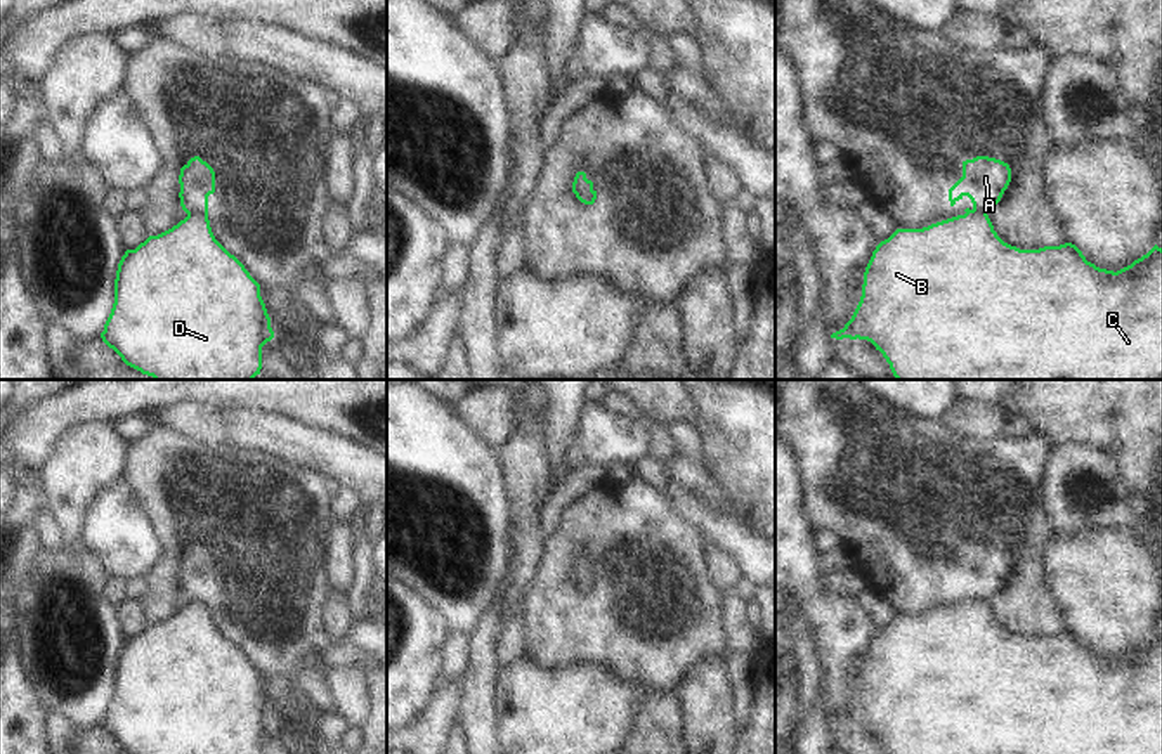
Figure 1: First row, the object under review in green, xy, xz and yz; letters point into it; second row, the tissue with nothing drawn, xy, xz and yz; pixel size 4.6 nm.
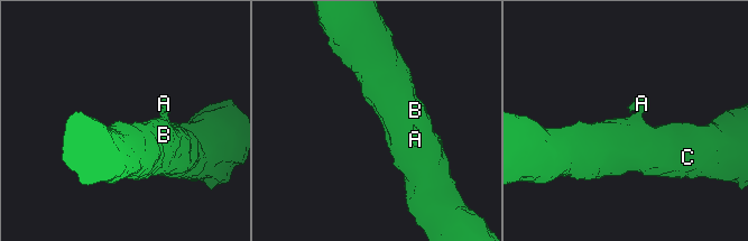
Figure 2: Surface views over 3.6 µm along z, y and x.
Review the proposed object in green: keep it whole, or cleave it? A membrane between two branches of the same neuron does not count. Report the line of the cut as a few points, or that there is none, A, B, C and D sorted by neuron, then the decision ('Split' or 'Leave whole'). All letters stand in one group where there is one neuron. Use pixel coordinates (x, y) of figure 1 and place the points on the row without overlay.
Split along xy (188, 602), (198, 602), (208, 612). Groups: A / B C D. Split

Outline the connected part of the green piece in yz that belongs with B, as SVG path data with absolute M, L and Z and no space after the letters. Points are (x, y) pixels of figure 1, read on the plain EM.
M964 601L923 617L897 617L872 640L860 690L845 716L831 726L867 728L890 754L1162 754L1162 636L1155 633L1146 643L1113 660L1087 650L1072 631L1039 638L1011 634L997 624L989 603Z

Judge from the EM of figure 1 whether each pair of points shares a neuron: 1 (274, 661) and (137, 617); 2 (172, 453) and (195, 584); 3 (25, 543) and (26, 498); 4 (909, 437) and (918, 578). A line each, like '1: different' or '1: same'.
1: different
2: same
3: same
4: same

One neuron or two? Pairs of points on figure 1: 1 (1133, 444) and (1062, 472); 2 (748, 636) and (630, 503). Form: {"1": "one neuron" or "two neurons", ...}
{"1": "two neurons", "2": "two neurons"}

